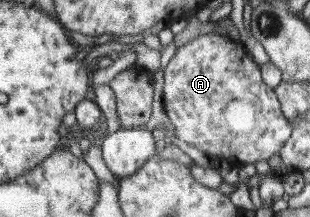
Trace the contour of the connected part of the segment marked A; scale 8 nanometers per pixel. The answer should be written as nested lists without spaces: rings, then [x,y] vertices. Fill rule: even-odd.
[[[206,34],[193,38],[192,41],[189,41],[177,49],[176,54],[170,59],[163,72],[164,109],[169,120],[175,127],[177,138],[196,147],[207,157],[207,159],[209,159],[211,163],[224,159],[227,164],[233,167],[234,163],[244,166],[246,164],[255,164],[258,161],[267,162],[269,157],[278,155],[281,151],[281,146],[283,146],[287,139],[291,137],[291,124],[280,110],[280,103],[276,98],[275,92],[273,89],[269,88],[268,85],[263,85],[264,81],[261,81],[261,77],[259,77],[259,69],[257,69],[257,65],[255,65],[255,63],[245,55],[245,49],[239,45],[239,41],[229,41],[229,38],[219,34]]]

